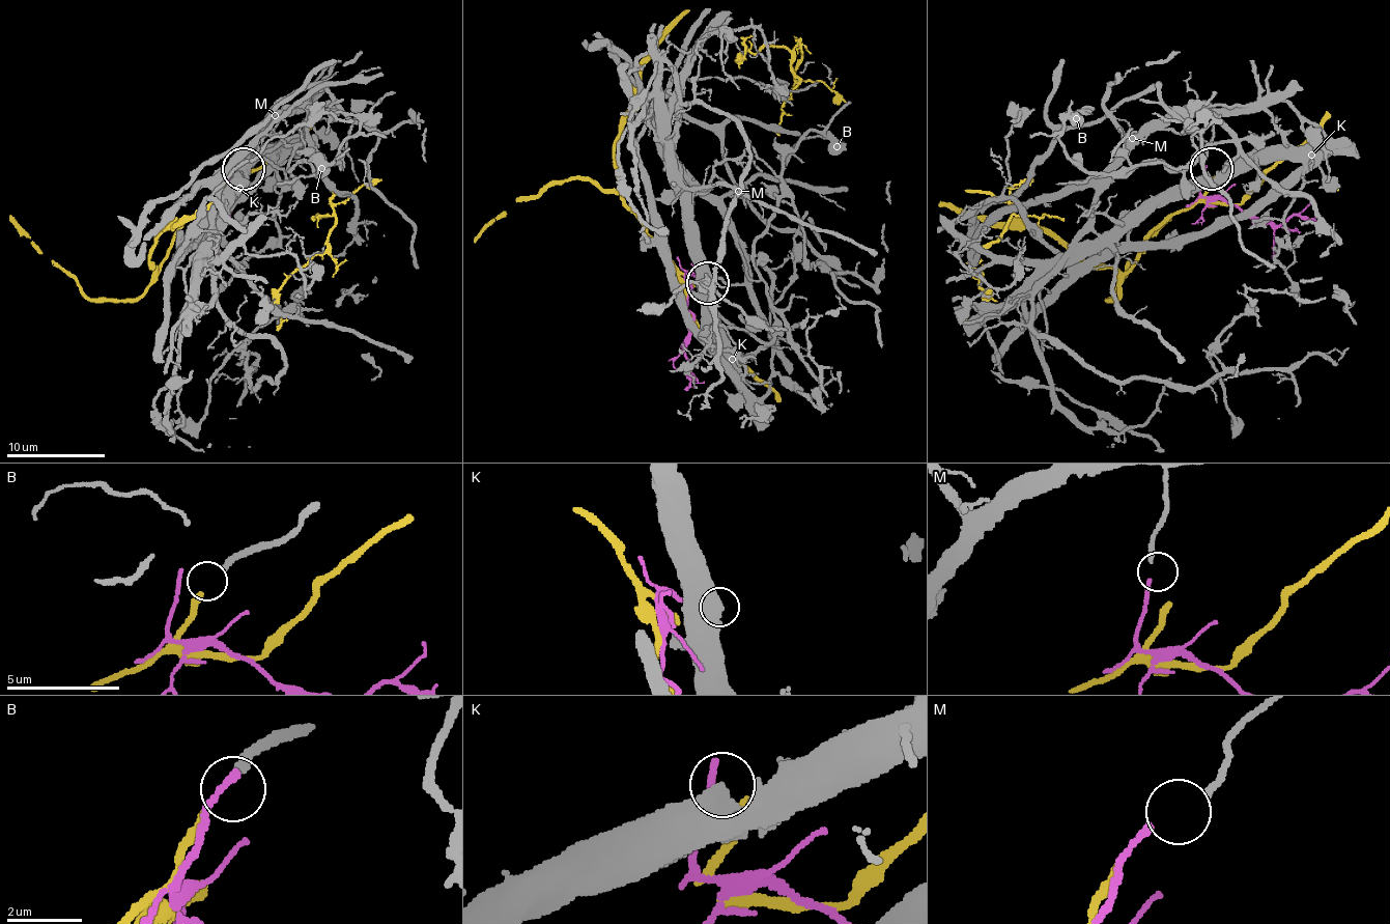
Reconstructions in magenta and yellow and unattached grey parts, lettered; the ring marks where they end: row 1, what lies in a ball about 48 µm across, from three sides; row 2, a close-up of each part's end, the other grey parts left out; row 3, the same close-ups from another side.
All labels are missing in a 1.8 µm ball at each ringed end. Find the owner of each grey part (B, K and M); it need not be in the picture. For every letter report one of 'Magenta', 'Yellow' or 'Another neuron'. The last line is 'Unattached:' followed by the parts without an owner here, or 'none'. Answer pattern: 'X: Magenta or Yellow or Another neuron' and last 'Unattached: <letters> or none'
B: Yellow
K: Another neuron
M: Magenta
Unattached: K

